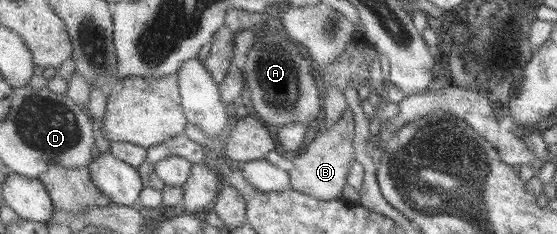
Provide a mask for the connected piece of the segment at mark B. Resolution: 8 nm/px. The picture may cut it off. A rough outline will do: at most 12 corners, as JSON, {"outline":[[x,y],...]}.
{"outline":[[350,108],[288,170],[291,189],[339,200],[356,160]]}

